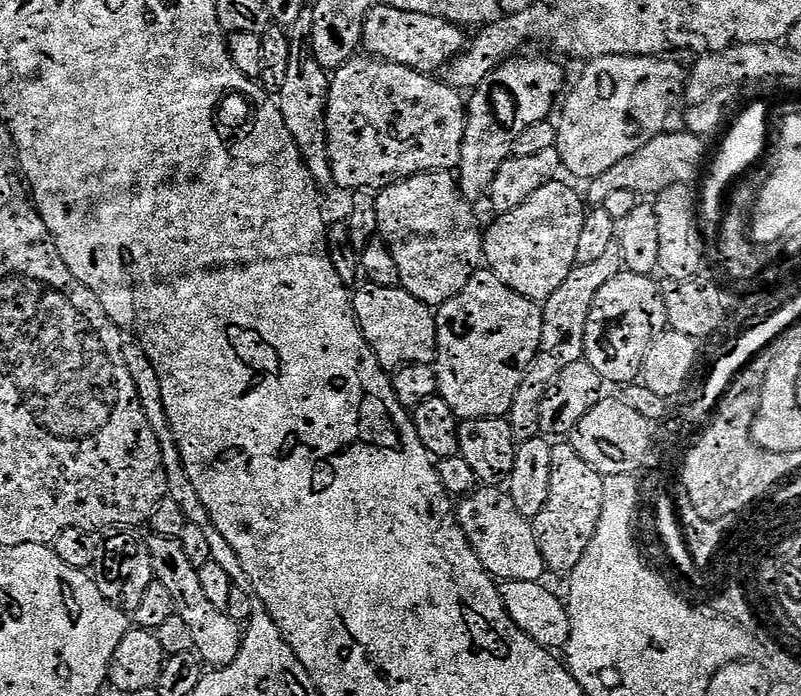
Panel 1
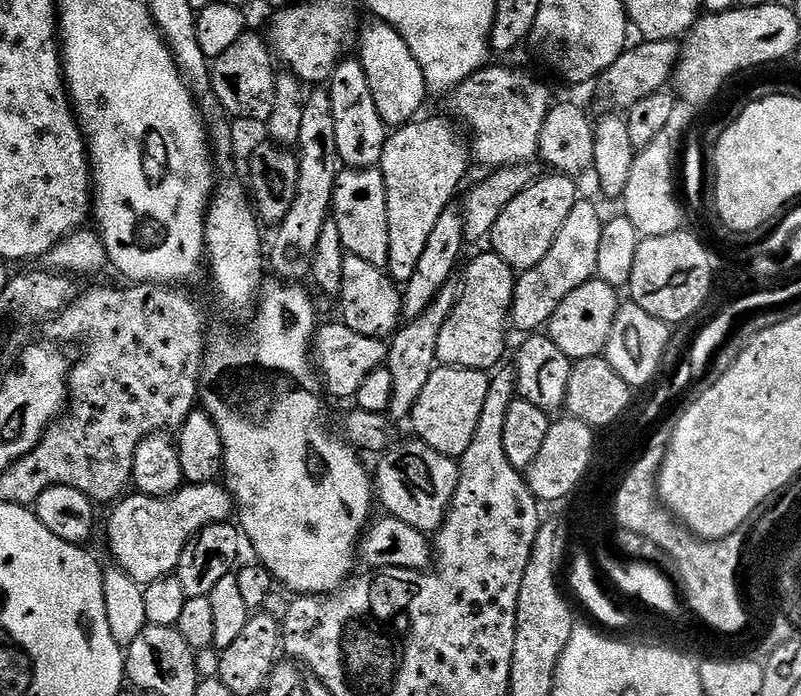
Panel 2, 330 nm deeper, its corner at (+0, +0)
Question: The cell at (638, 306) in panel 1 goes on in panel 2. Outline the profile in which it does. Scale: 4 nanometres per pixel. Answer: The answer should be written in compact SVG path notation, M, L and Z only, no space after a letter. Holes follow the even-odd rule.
M599 278L586 282L586 286L578 286L578 290L567 296L562 301L562 306L558 306L558 310L554 310L549 318L546 325L547 336L573 362L601 355L608 344L614 318L622 303L621 297L616 296L619 296L617 289Z

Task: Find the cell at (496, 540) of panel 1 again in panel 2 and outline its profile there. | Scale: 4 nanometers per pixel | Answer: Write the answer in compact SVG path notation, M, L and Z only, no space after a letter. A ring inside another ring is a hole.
M406 442L383 453L383 456L388 460L388 464L377 463L374 468L376 471L377 496L375 496L375 499L378 504L378 499L380 499L381 506L385 508L383 511L387 515L393 516L396 520L401 520L410 526L414 526L419 532L425 534L439 532L444 525L444 516L448 512L450 502L456 493L458 478L460 477L459 463L453 457L438 454L430 446L424 445L422 448L409 448Z

